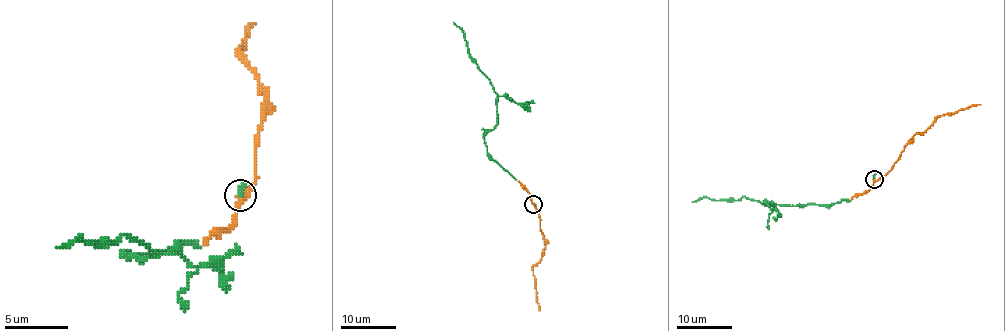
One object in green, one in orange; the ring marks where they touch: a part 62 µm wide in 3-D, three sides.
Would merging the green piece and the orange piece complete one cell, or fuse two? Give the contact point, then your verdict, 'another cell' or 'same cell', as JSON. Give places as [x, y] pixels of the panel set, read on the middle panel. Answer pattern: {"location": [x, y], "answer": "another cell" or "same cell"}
{"location": [533, 204], "answer": "same cell"}

